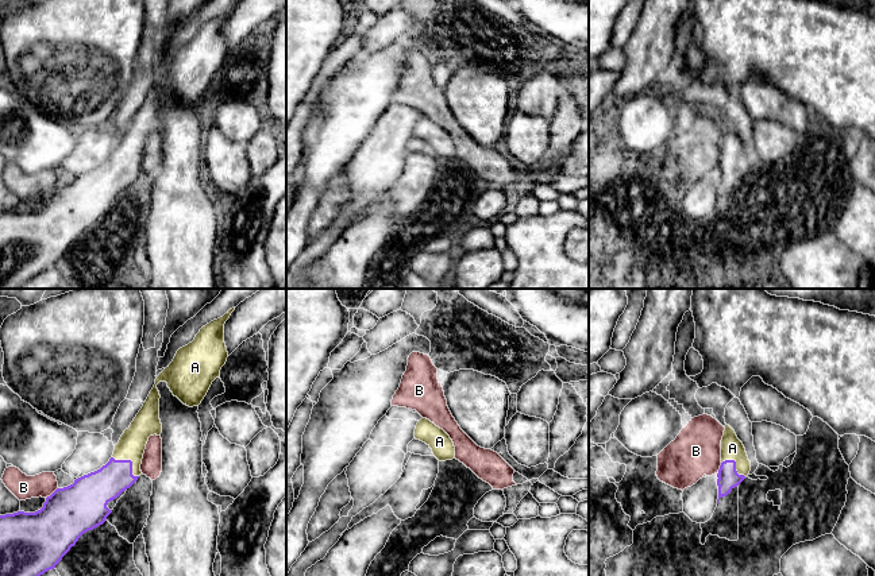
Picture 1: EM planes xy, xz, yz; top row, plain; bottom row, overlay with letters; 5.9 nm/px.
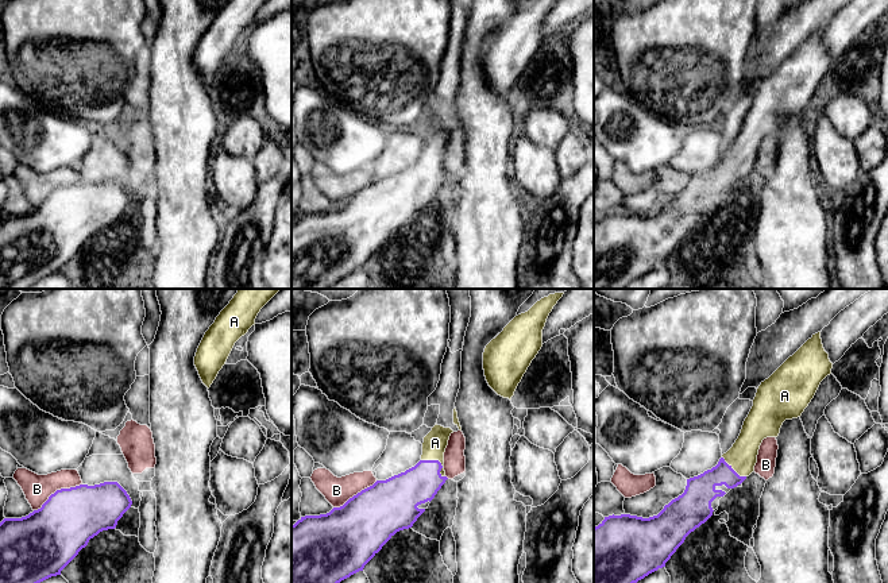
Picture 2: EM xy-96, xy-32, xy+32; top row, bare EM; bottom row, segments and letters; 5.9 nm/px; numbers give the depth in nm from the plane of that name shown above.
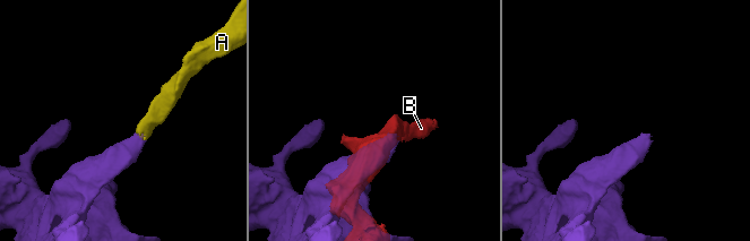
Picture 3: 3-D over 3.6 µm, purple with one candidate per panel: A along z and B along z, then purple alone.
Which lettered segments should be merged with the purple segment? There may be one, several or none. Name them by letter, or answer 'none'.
A

